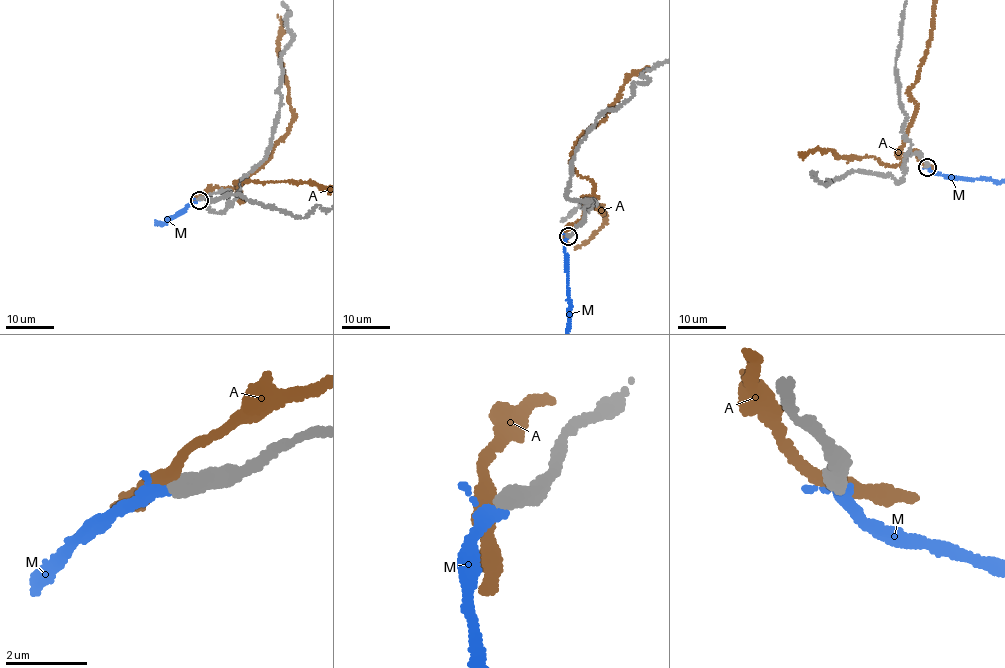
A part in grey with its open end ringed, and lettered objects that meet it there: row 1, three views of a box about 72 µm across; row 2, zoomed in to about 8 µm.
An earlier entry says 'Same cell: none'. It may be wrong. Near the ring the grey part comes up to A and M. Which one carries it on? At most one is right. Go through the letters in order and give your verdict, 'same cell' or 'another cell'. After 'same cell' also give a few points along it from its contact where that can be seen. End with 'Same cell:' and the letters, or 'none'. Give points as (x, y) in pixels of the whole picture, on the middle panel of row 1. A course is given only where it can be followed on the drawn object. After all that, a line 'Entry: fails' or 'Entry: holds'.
A: another cell
M: same cell
Same cell: M
Entry: fails

